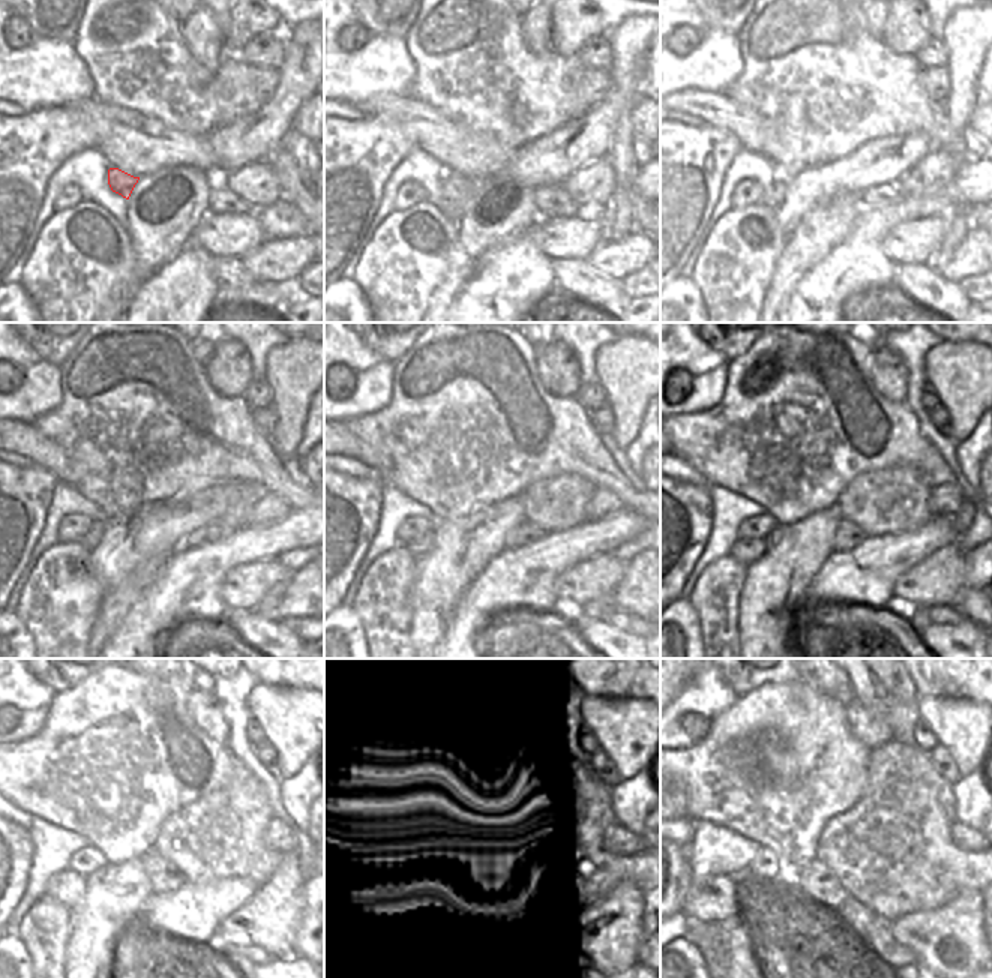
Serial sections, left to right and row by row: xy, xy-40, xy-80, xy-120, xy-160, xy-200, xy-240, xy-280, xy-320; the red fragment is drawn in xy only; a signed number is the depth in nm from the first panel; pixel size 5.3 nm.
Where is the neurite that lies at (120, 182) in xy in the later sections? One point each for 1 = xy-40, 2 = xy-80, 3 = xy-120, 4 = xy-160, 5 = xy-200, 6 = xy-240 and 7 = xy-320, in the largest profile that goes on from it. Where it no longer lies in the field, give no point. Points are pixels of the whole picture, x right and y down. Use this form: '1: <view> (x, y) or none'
1: xy-40 (458, 189)
2: xy-80 (773, 195)
3: xy-120 (90, 540)
4: xy-160 (419, 546)
5: xy-200 (746, 549)
6: xy-240 (68, 888)
7: xy-320 (709, 897)

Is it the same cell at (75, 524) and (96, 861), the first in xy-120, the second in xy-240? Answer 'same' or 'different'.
same

